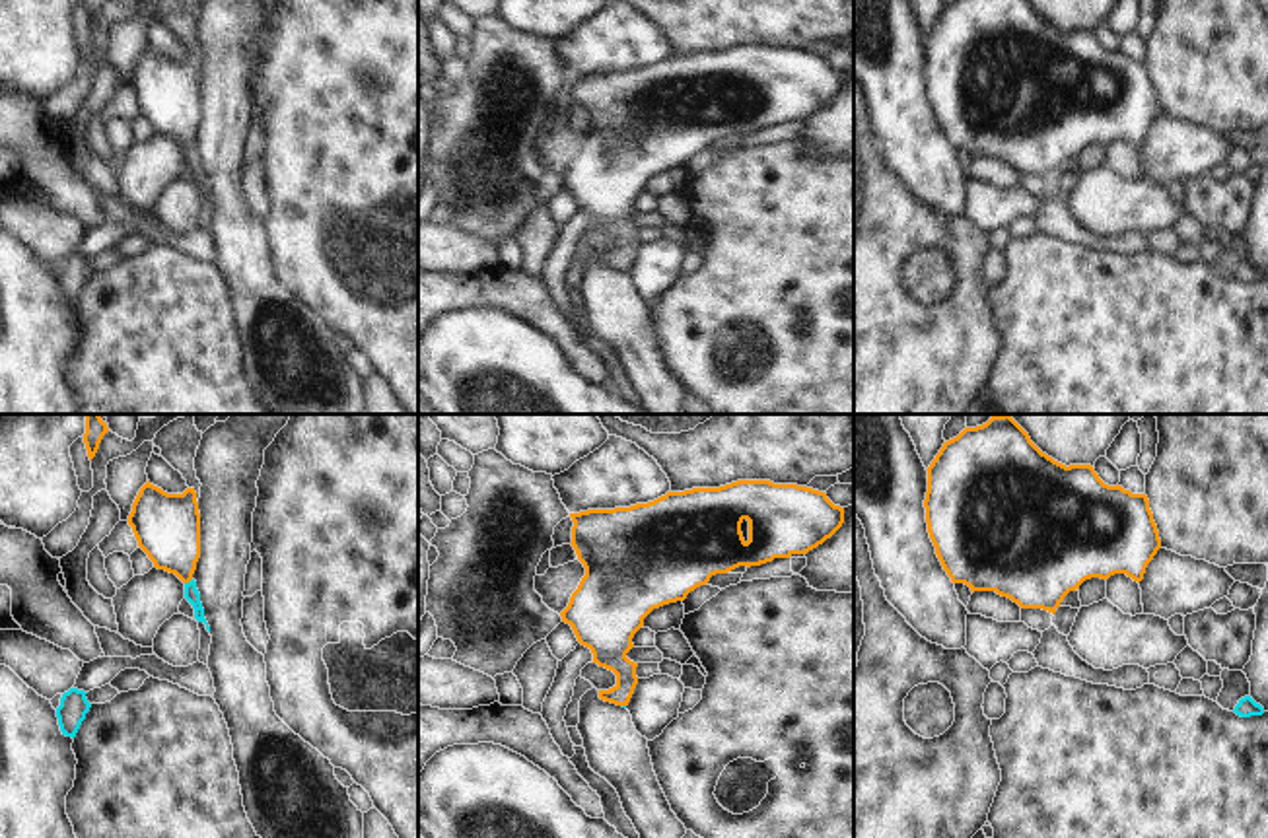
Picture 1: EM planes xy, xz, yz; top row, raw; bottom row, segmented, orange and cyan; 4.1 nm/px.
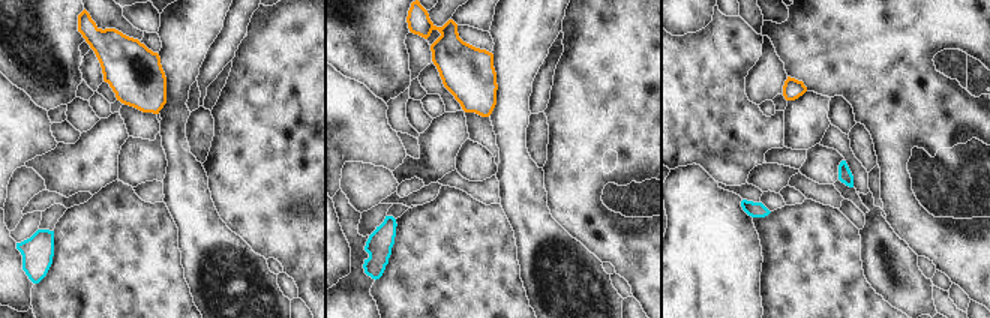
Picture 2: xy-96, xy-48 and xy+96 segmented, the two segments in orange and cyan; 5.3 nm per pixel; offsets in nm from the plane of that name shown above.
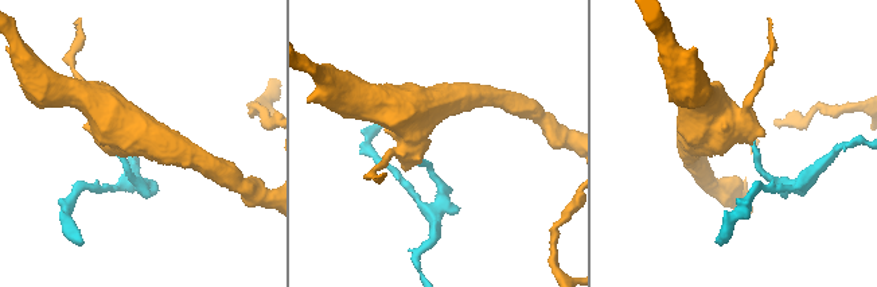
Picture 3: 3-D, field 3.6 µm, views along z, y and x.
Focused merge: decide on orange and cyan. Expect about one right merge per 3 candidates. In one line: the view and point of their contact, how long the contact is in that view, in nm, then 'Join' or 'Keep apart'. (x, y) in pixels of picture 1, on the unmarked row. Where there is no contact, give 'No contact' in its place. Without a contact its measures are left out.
Touches orange at xy (187, 146). Shared border 40 nm. Join

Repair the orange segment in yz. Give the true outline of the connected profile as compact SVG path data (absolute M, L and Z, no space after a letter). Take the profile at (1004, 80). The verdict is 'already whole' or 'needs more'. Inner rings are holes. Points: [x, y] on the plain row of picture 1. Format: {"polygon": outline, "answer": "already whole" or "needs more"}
{"polygon": "M957 0L943 8L932 29L928 31L928 56L924 64L926 87L930 103L935 111L935 119L951 142L953 148L965 148L970 156L996 156L1002 161L1011 163L1021 173L1042 173L1056 177L1060 167L1070 156L1079 154L1085 144L1101 142L1109 144L1114 138L1126 138L1134 146L1142 146L1147 128L1153 124L1161 113L1161 103L1153 78L1149 74L1149 64L1145 58L1132 58L1122 51L1105 49L1091 29L1062 29L1042 17L1029 0Z", "answer": "already whole"}

